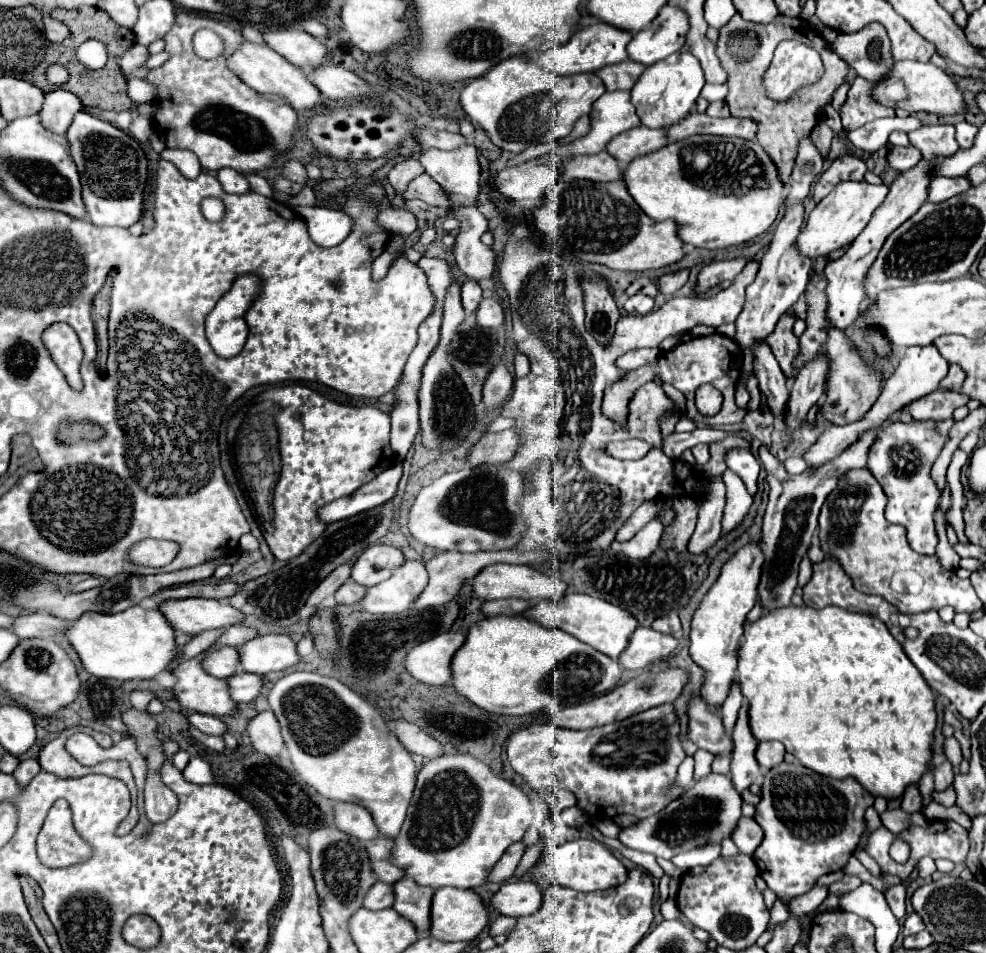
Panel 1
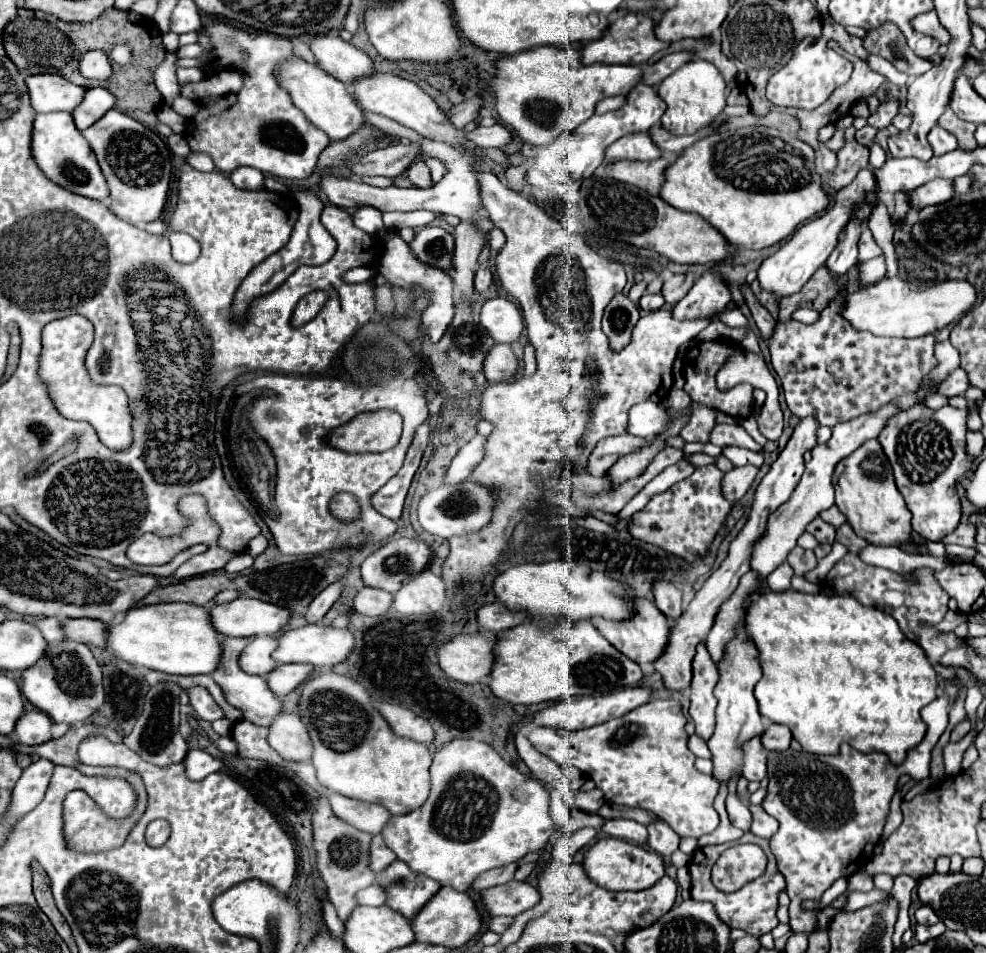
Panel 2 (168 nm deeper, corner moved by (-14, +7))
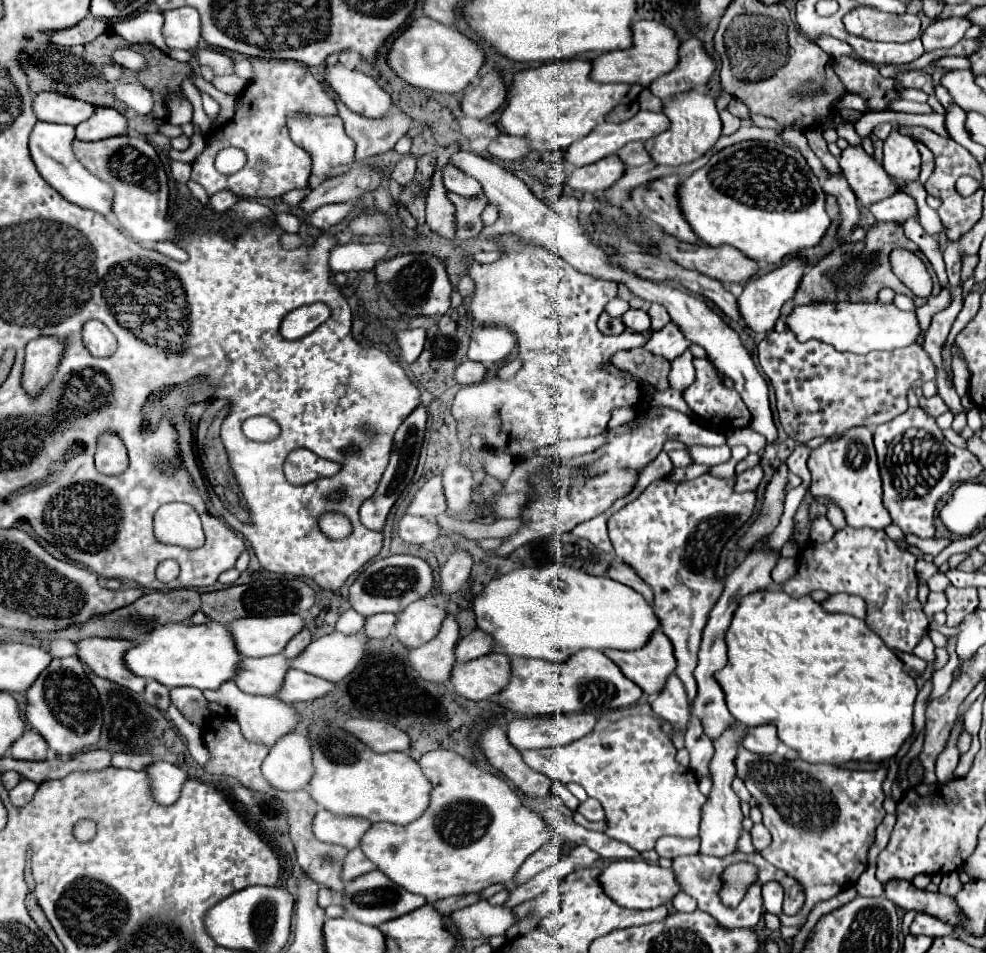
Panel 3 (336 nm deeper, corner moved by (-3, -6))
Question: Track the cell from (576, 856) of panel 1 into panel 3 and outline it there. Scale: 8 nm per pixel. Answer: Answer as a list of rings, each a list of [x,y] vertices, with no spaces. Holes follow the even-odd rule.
[[[617,860],[611,862],[599,876],[603,882],[605,894],[617,902],[623,908],[635,908],[635,910],[647,910],[657,908],[663,904],[669,904],[679,892],[681,884],[677,882],[677,876],[671,868],[663,868],[659,864],[649,864],[645,860]]]

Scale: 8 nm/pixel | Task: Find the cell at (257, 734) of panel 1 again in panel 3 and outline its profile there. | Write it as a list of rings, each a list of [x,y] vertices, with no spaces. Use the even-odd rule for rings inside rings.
[[[291,732],[269,750],[261,772],[271,786],[285,792],[295,792],[305,788],[313,776],[311,756],[309,738]]]

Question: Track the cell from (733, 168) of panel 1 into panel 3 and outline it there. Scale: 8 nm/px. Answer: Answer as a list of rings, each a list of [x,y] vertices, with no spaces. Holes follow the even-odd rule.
[[[739,142],[715,152],[701,170],[693,172],[691,178],[683,182],[679,198],[683,202],[683,216],[703,244],[729,244],[757,262],[779,264],[799,250],[817,246],[831,224],[825,210],[827,194],[823,192],[819,178],[797,150],[777,142]]]

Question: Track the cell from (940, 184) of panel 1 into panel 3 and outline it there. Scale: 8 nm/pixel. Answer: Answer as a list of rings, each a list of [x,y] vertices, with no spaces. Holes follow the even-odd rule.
[[[893,194],[891,198],[885,198],[881,202],[875,202],[871,208],[871,214],[875,216],[875,220],[895,220],[895,222],[903,222],[907,218],[917,216],[915,210],[915,202],[911,202],[911,198],[907,198],[907,194]]]

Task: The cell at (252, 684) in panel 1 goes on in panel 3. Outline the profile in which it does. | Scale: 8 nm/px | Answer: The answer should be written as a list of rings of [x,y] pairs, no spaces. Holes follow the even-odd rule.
[[[291,668],[287,672],[287,678],[283,682],[283,690],[277,694],[283,702],[299,702],[299,700],[315,700],[325,696],[335,688],[335,682],[317,678],[313,674],[307,674],[303,670]]]

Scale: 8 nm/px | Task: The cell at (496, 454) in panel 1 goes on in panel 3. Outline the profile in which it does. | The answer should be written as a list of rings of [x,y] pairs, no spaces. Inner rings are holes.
[[[433,476],[415,494],[413,502],[407,508],[407,514],[433,518],[433,516],[439,516],[443,512],[445,512],[445,496],[443,496],[441,476]]]

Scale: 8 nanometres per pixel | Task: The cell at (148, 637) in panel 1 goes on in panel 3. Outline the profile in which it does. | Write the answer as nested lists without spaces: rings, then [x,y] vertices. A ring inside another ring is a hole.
[[[217,622],[207,624],[171,624],[157,626],[151,634],[145,636],[137,646],[125,654],[127,668],[143,678],[153,678],[169,688],[175,686],[193,686],[199,690],[217,690],[223,682],[229,682],[237,676],[237,666],[241,654],[235,648],[231,630]]]

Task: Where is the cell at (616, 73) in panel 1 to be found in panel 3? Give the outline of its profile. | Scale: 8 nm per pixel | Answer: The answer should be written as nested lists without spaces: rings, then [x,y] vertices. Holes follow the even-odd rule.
[[[697,38],[683,42],[679,56],[681,56],[679,66],[671,74],[657,78],[649,88],[661,100],[669,100],[675,94],[689,92],[697,86],[709,84],[709,80],[717,68],[715,60],[707,54],[705,44]]]

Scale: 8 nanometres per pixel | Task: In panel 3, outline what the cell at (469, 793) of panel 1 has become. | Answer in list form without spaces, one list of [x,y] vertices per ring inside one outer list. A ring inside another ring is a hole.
[[[433,750],[433,752],[427,752],[427,754],[423,754],[423,756],[419,758],[419,766],[421,766],[423,774],[425,774],[425,776],[431,780],[431,784],[433,784],[433,794],[431,794],[431,804],[429,804],[429,808],[423,812],[423,816],[421,816],[419,820],[415,820],[415,822],[411,822],[411,824],[407,824],[407,826],[397,826],[397,824],[389,824],[389,822],[373,824],[373,826],[363,834],[363,838],[361,838],[361,844],[359,844],[359,846],[361,846],[363,854],[365,854],[387,878],[391,878],[395,884],[403,886],[407,892],[413,892],[413,894],[423,896],[429,904],[433,904],[433,902],[437,902],[437,900],[441,900],[441,898],[447,898],[447,896],[459,896],[459,894],[481,892],[483,888],[487,888],[487,886],[491,886],[491,884],[497,884],[497,882],[501,882],[501,884],[509,886],[509,890],[513,890],[515,886],[511,886],[511,882],[513,882],[515,872],[519,870],[519,866],[521,866],[533,852],[537,852],[543,844],[547,844],[547,842],[551,840],[551,826],[547,826],[547,822],[543,822],[543,818],[539,818],[535,812],[523,808],[519,796],[507,786],[507,782],[505,782],[503,778],[479,770],[477,766],[473,766],[471,762],[467,762],[465,758],[461,758],[459,754],[455,754],[455,752],[451,752],[451,750]]]

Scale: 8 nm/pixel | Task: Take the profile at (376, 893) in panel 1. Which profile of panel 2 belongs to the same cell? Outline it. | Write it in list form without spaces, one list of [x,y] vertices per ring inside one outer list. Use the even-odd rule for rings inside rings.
[[[370,885],[370,887],[362,889],[362,891],[356,895],[356,899],[358,899],[360,905],[380,907],[380,905],[386,905],[386,891],[384,891],[380,885]]]

